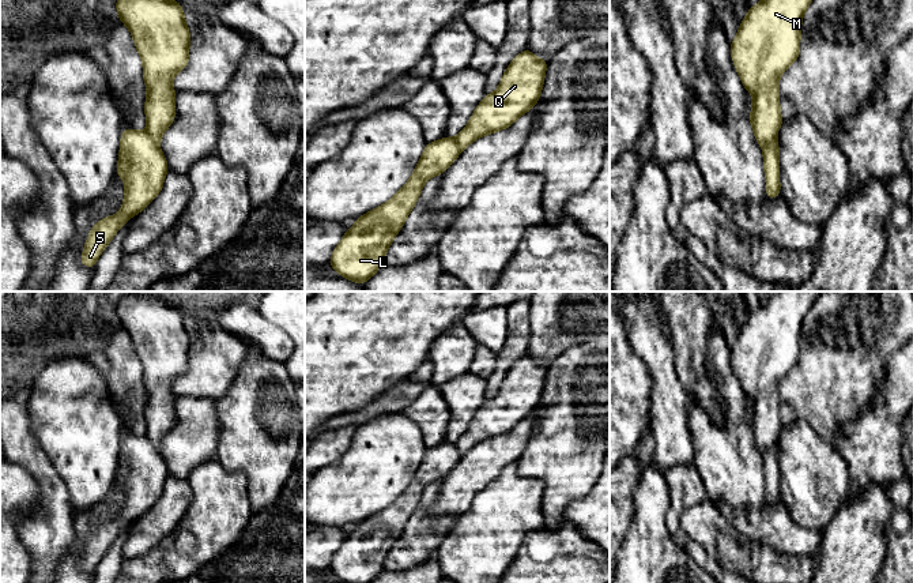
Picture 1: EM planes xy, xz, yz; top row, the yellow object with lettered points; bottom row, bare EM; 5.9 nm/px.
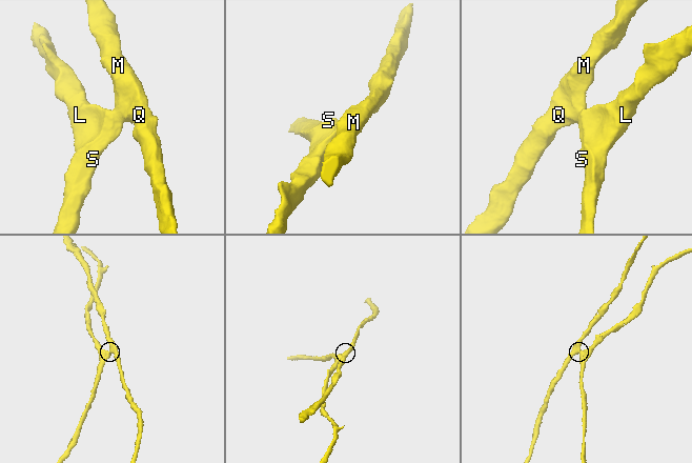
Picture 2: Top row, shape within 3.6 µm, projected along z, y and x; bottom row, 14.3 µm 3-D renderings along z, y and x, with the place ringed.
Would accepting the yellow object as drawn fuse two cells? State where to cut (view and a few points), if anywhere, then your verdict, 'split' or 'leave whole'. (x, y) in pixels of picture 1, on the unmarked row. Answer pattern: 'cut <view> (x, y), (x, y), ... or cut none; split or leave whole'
cut xy (146, 436), (157, 450); split

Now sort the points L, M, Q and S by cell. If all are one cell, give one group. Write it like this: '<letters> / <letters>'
L S / M Q

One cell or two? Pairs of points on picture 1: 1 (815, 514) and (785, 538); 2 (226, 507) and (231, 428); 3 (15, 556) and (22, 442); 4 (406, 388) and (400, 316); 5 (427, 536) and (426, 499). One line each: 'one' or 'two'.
1: two
2: two
3: two
4: two
5: one

